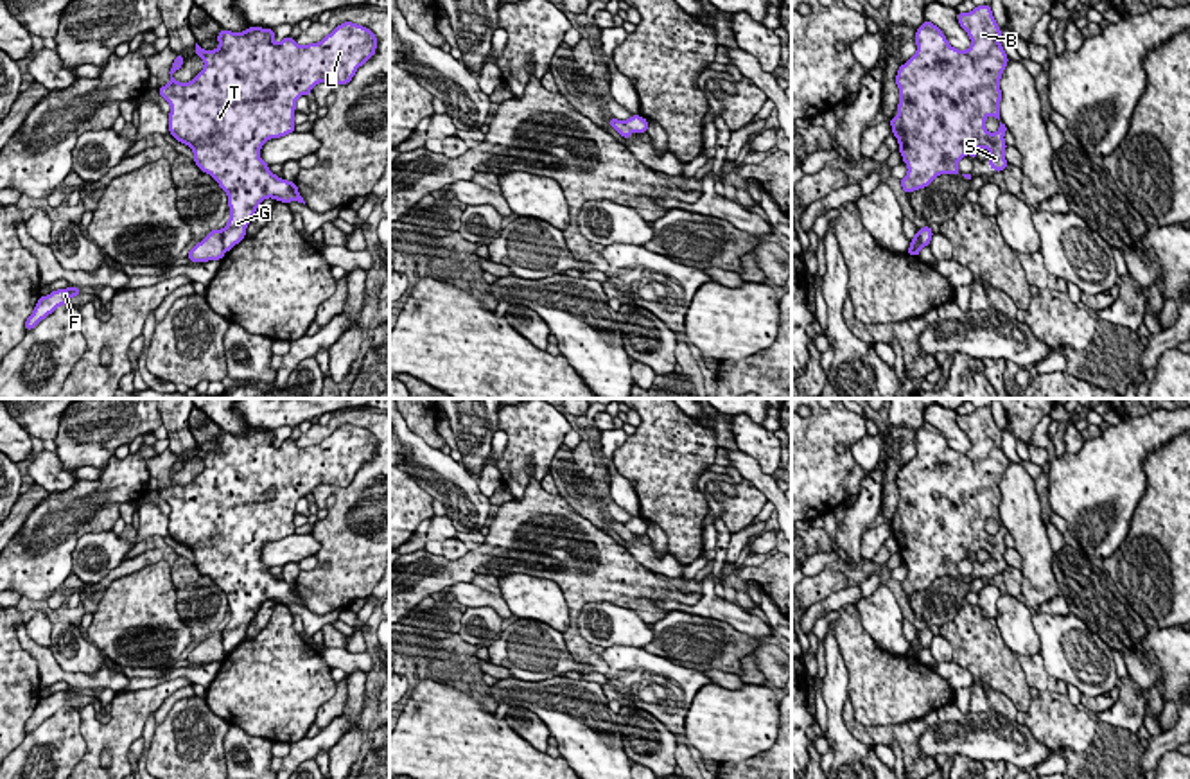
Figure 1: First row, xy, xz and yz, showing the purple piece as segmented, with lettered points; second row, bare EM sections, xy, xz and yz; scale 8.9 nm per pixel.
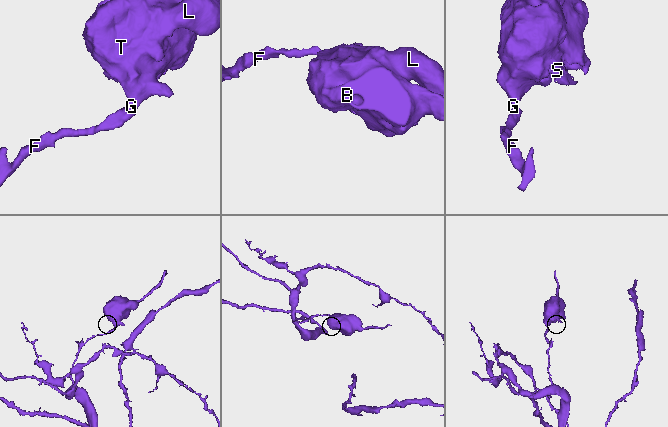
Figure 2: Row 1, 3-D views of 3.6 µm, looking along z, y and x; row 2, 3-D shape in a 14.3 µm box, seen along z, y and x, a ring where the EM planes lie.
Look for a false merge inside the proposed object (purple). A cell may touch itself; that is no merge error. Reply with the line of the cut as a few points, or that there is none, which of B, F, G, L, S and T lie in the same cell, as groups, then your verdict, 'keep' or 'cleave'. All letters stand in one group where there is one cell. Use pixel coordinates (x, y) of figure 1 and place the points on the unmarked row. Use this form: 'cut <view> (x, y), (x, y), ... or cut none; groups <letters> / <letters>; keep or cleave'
cut xy (221, 632), (225, 652); groups B G L S T / F; cleave

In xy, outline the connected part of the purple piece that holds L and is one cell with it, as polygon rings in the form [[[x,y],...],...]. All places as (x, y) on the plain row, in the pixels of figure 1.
[[[345,424],[337,427],[318,445],[300,449],[294,440],[287,438],[278,447],[275,445],[273,431],[248,429],[244,434],[221,431],[217,436],[219,449],[205,452],[196,445],[196,458],[205,463],[205,468],[188,485],[179,485],[172,479],[183,468],[185,458],[176,458],[171,468],[171,485],[160,488],[160,497],[171,506],[169,533],[178,544],[187,546],[194,553],[194,564],[199,573],[210,576],[228,598],[230,623],[223,632],[224,653],[230,653],[246,639],[246,630],[260,605],[267,600],[275,603],[303,605],[294,583],[278,580],[269,573],[269,567],[260,560],[262,546],[271,540],[280,540],[294,535],[294,512],[302,497],[311,497],[311,492],[319,485],[348,486],[357,470],[373,460],[377,438],[363,427]]]

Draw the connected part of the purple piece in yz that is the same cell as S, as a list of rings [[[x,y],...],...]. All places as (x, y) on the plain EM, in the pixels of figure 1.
[[[991,406],[958,415],[971,449],[958,452],[942,433],[924,422],[915,433],[917,454],[899,468],[897,517],[890,521],[908,569],[906,596],[926,591],[941,576],[962,576],[958,564],[985,549],[989,569],[1002,574],[1007,528],[1000,521],[1000,481],[1009,460]]]

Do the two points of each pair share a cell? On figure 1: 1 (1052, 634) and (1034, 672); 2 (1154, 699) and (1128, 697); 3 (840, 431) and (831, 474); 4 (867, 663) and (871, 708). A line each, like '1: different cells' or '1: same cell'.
1: different cells
2: different cells
3: same cell
4: same cell

